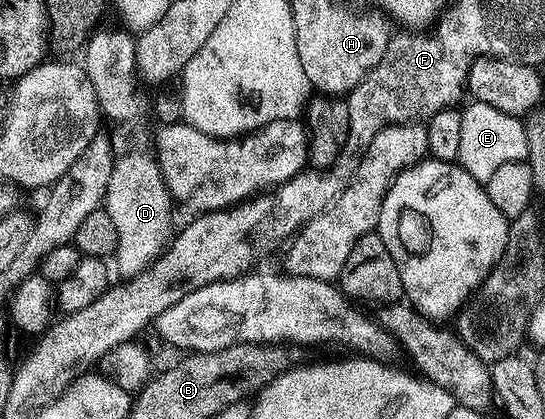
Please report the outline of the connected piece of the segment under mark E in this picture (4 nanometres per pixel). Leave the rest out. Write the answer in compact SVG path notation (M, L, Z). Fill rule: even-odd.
M475 102L469 103L468 109L460 112L462 135L456 160L461 168L466 169L480 184L485 184L505 162L528 159L528 139L524 129L524 120L511 116L494 106Z

